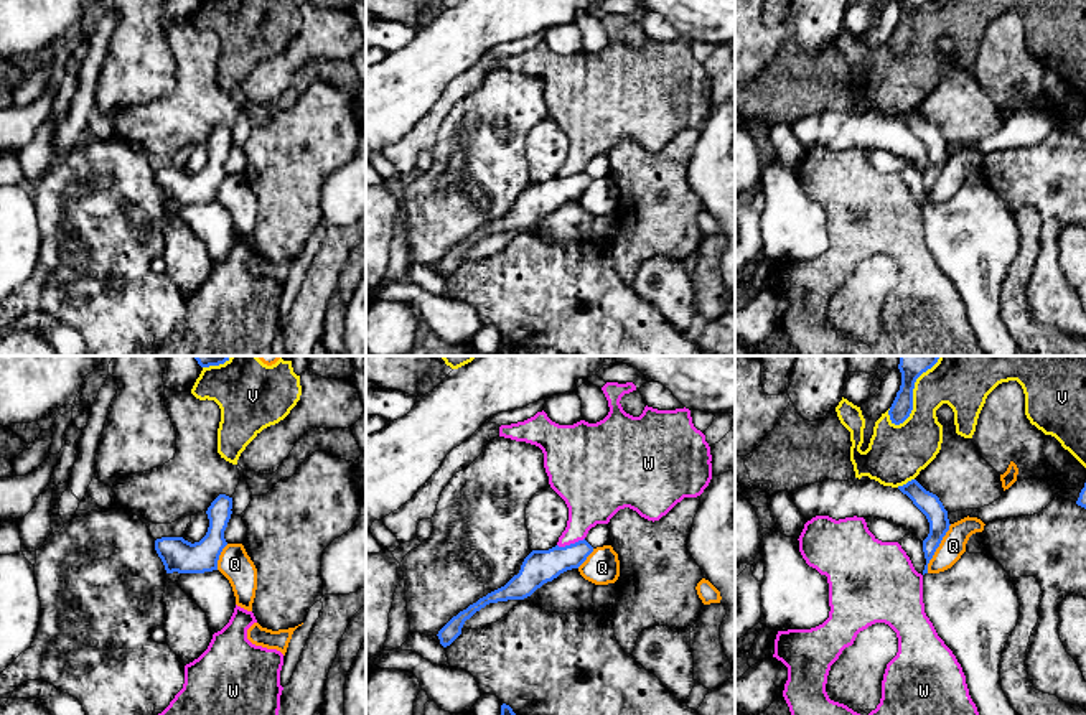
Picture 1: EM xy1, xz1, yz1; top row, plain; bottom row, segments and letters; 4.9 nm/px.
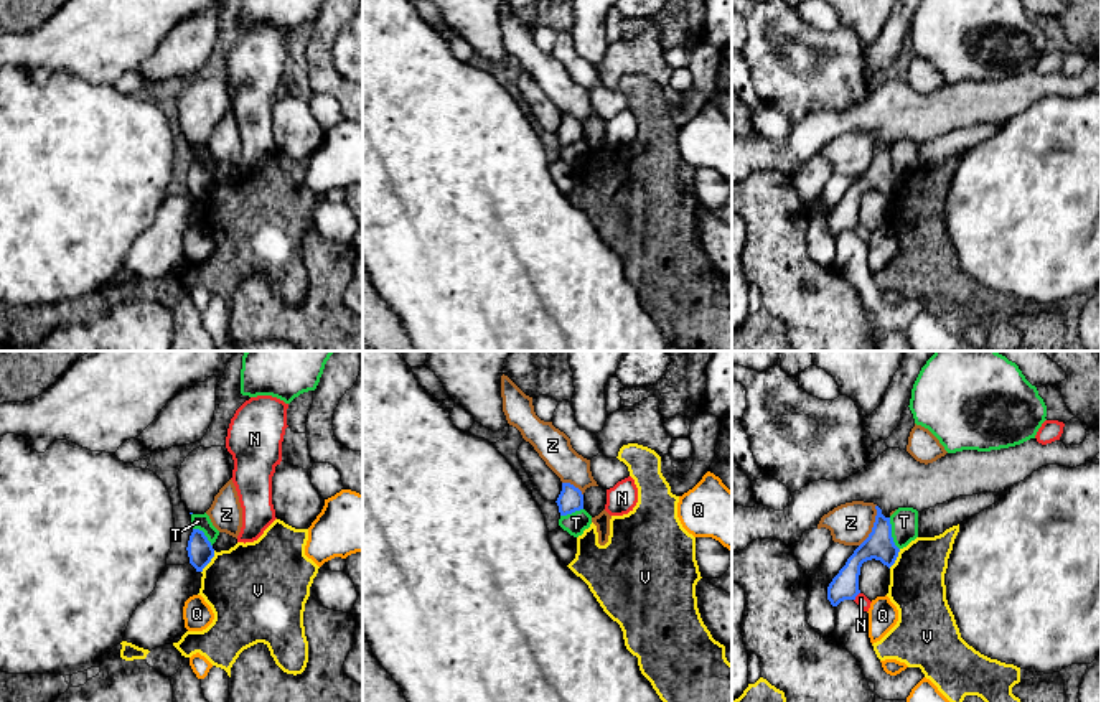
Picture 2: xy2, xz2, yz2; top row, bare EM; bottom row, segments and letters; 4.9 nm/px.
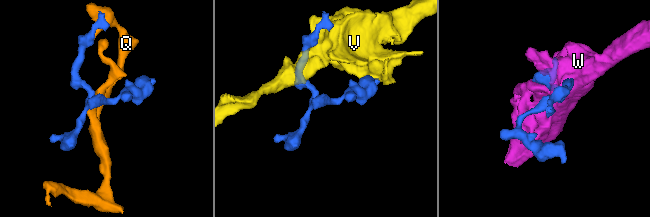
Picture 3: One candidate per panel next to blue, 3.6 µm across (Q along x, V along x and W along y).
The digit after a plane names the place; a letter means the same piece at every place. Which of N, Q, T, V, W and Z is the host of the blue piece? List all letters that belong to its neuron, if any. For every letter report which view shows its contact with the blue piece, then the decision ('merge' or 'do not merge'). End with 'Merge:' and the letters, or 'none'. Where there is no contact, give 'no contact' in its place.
N: yz2 | do not merge
Q: yz1 | do not merge
T: yz2 | do not merge
V: yz1 | do not merge
W: xz1 | do not merge
Z: yz2 | do not merge
Merge: none

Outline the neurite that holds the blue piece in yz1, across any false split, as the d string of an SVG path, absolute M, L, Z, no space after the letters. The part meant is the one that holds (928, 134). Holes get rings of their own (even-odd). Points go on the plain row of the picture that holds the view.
M916 110L908 112L898 120L906 125L913 135L926 147L929 153L929 165L923 171L923 183L926 189L926 196L923 206L928 204L928 194L933 189L936 180L939 178L943 168L949 161L948 142L944 140L939 129L929 122L926 122Z

